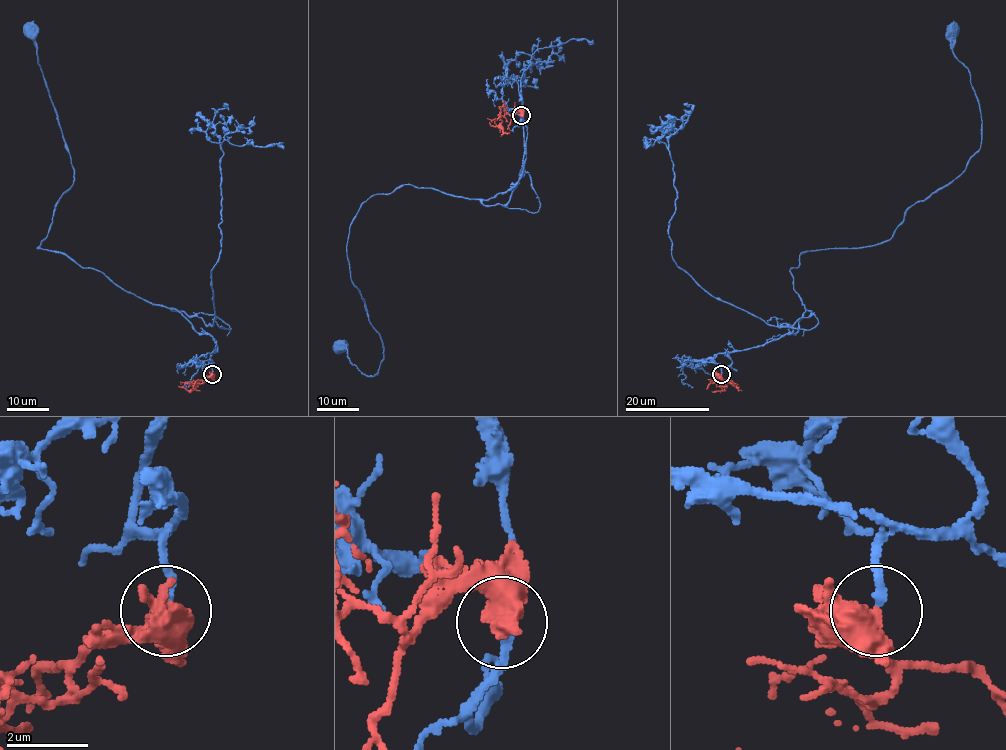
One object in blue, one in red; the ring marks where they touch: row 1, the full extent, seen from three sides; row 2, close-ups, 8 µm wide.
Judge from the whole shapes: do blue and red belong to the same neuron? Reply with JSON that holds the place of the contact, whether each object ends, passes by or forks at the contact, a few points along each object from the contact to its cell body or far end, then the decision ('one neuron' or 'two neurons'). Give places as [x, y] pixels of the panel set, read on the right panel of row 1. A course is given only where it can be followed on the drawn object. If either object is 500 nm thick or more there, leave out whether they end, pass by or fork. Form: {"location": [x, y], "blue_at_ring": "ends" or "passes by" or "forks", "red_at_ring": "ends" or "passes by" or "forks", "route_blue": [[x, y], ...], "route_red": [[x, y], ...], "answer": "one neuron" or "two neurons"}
{"location": [721, 374], "blue_at_ring": "ends", "red_at_ring": "forks", "route_blue": [[721, 373], [728, 352], [798, 330], [801, 254], [883, 243], [980, 148], [950, 32]], "route_red": [[721, 374], [718, 376], [722, 382], [712, 383], [732, 383], [738, 391]], "answer": "one neuron"}

